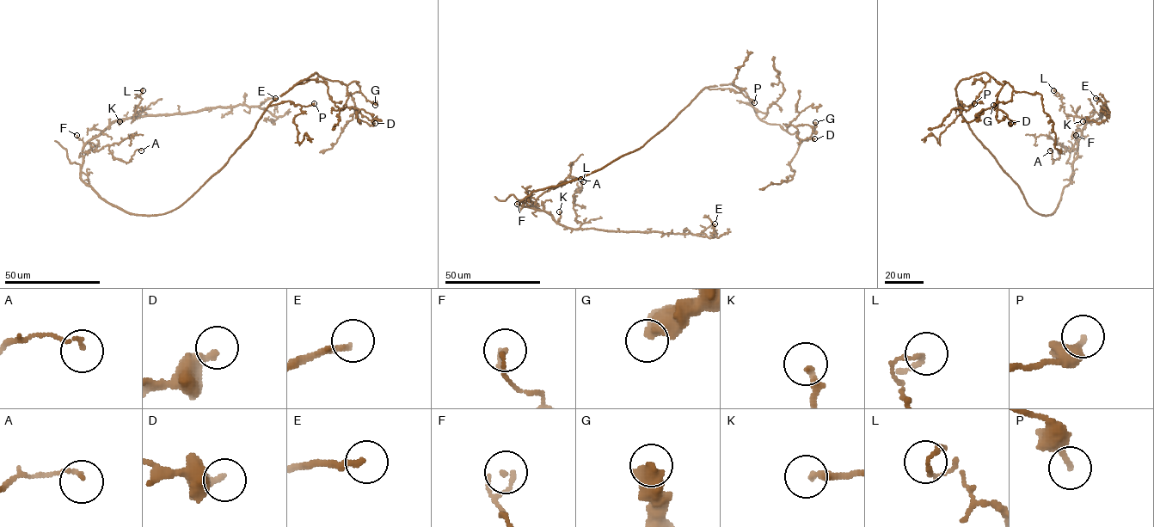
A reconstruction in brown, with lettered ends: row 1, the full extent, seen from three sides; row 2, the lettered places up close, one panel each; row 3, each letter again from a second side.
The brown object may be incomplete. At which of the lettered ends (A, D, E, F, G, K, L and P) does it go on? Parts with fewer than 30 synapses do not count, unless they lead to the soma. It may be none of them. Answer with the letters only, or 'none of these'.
none of these

